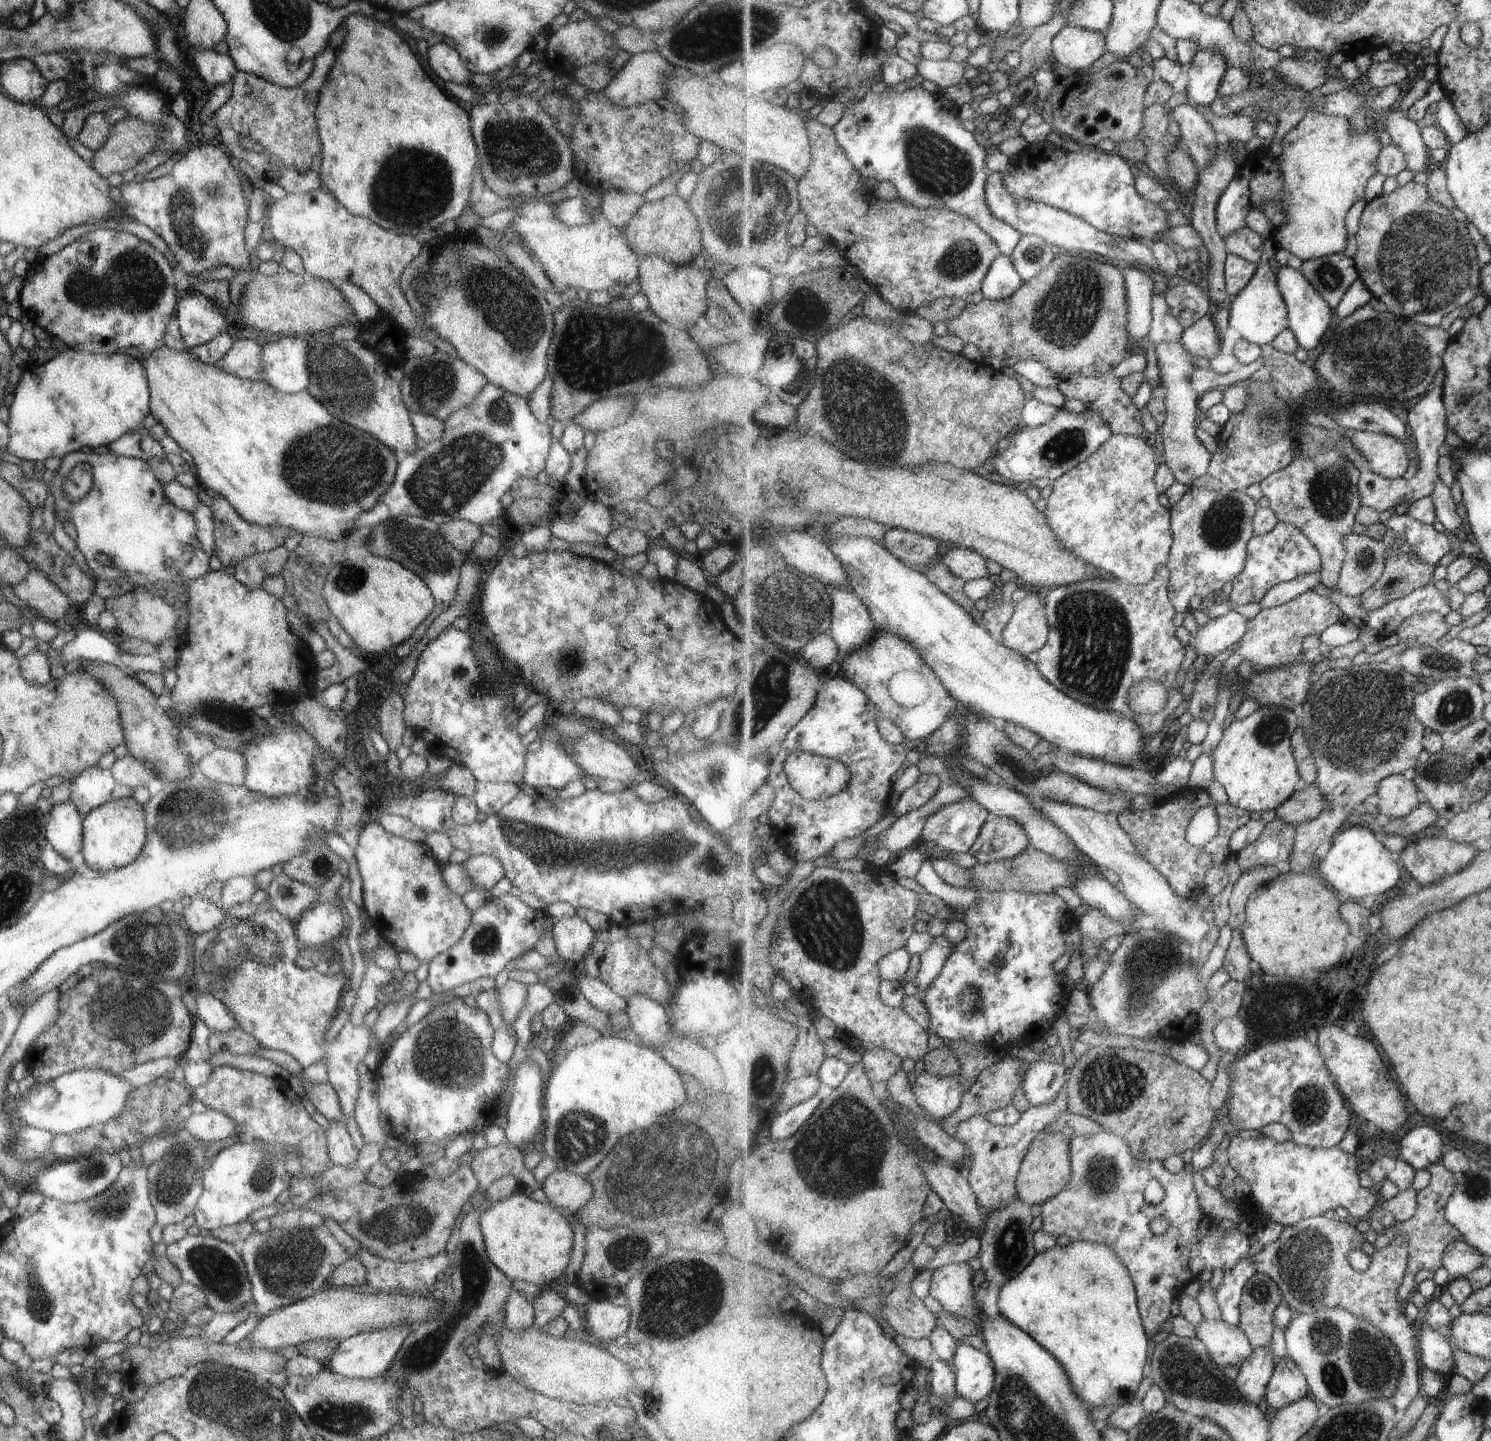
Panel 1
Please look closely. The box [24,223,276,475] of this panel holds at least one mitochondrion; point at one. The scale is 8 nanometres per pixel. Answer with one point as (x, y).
(132, 280)

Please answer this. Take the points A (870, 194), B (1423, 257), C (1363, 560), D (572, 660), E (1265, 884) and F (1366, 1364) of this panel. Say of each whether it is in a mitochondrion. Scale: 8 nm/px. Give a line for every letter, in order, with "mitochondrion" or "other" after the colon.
A: other
B: mitochondrion
C: mitochondrion
D: mitochondrion
E: other
F: mitochondrion

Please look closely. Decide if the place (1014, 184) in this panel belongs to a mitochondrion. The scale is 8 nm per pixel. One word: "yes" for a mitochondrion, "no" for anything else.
no

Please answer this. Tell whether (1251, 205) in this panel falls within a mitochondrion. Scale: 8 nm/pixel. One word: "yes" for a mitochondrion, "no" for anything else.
no

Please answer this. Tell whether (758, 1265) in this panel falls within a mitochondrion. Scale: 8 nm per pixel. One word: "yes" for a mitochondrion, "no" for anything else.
no

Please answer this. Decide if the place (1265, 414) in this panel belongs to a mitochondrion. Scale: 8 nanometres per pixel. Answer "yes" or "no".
yes

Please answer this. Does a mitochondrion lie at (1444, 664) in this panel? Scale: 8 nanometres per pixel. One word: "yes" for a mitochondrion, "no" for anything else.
yes

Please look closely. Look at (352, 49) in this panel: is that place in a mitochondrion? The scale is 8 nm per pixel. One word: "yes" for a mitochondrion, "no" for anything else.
no

